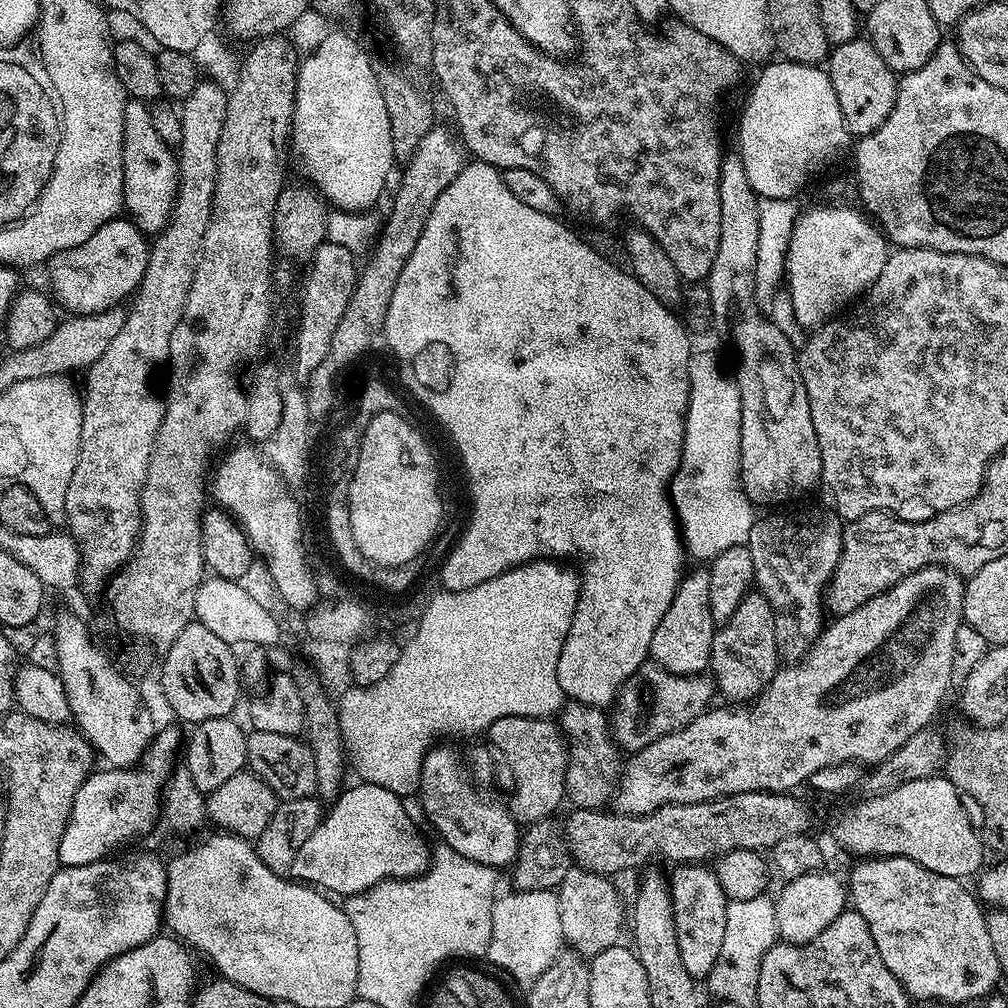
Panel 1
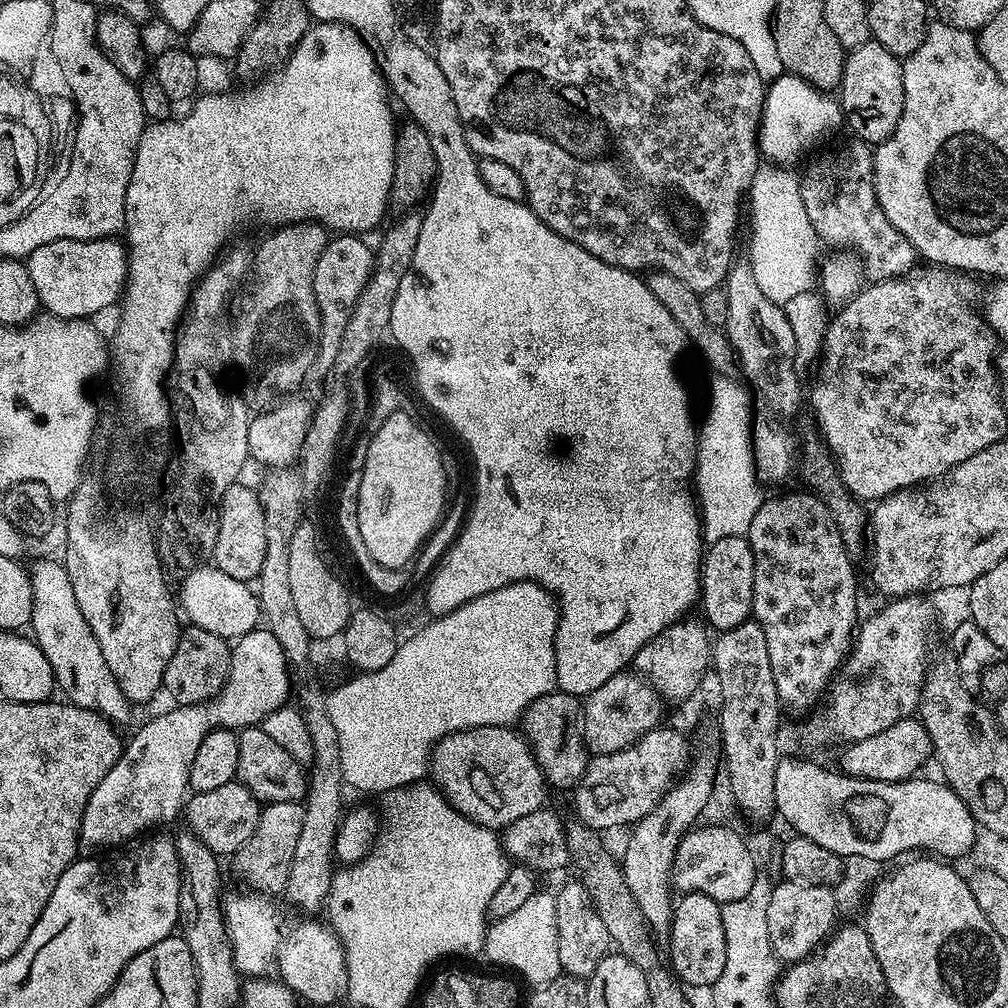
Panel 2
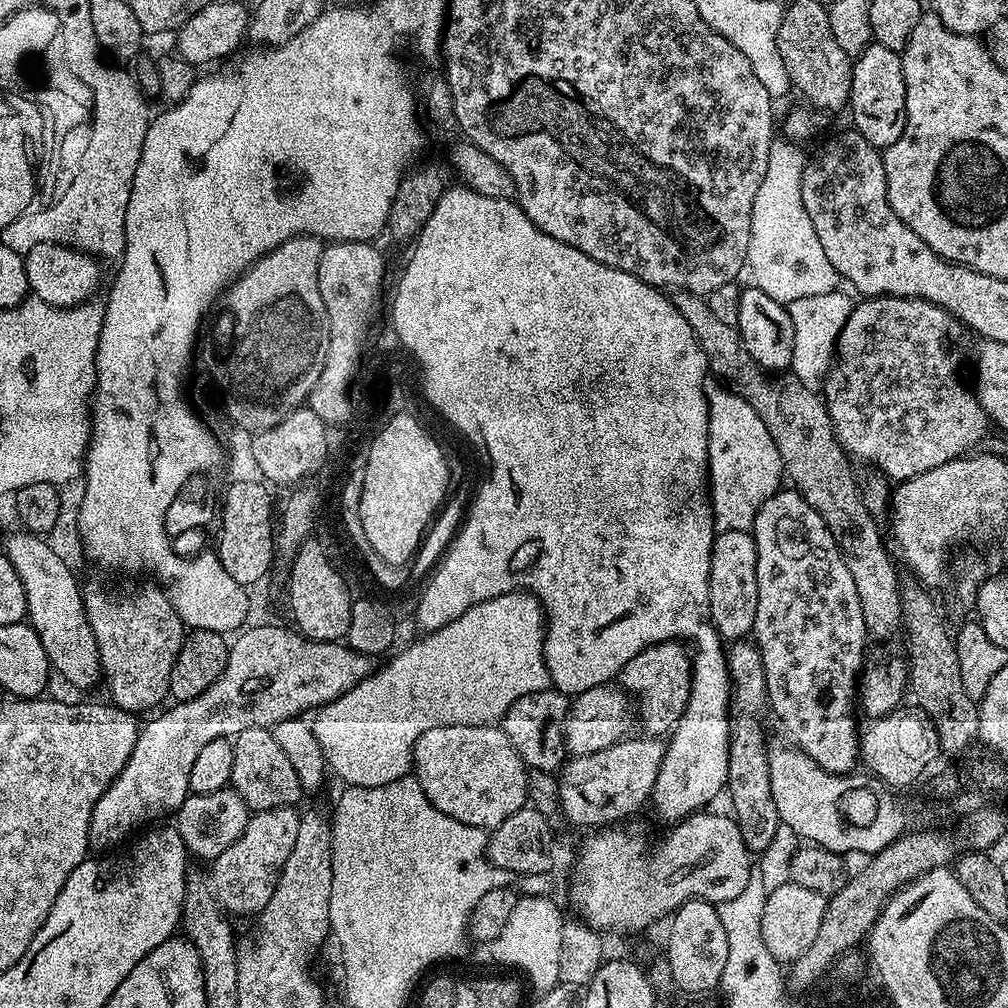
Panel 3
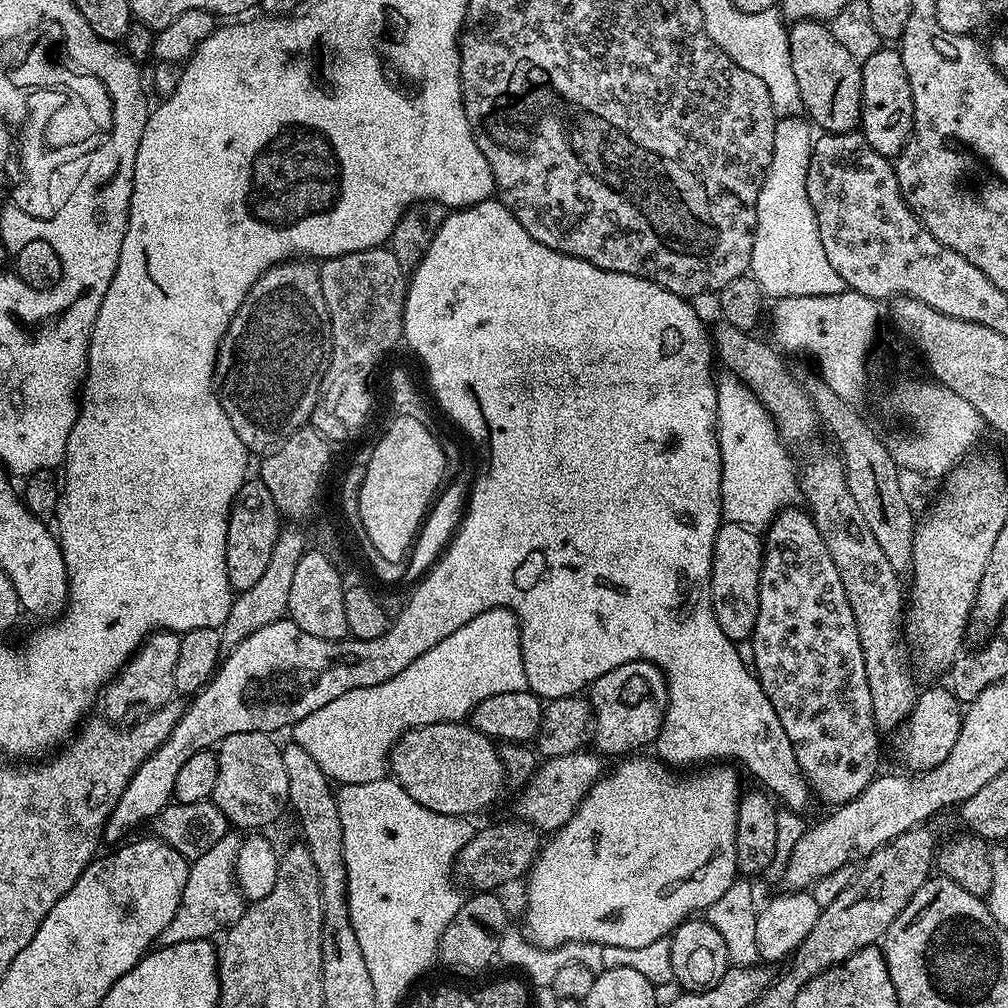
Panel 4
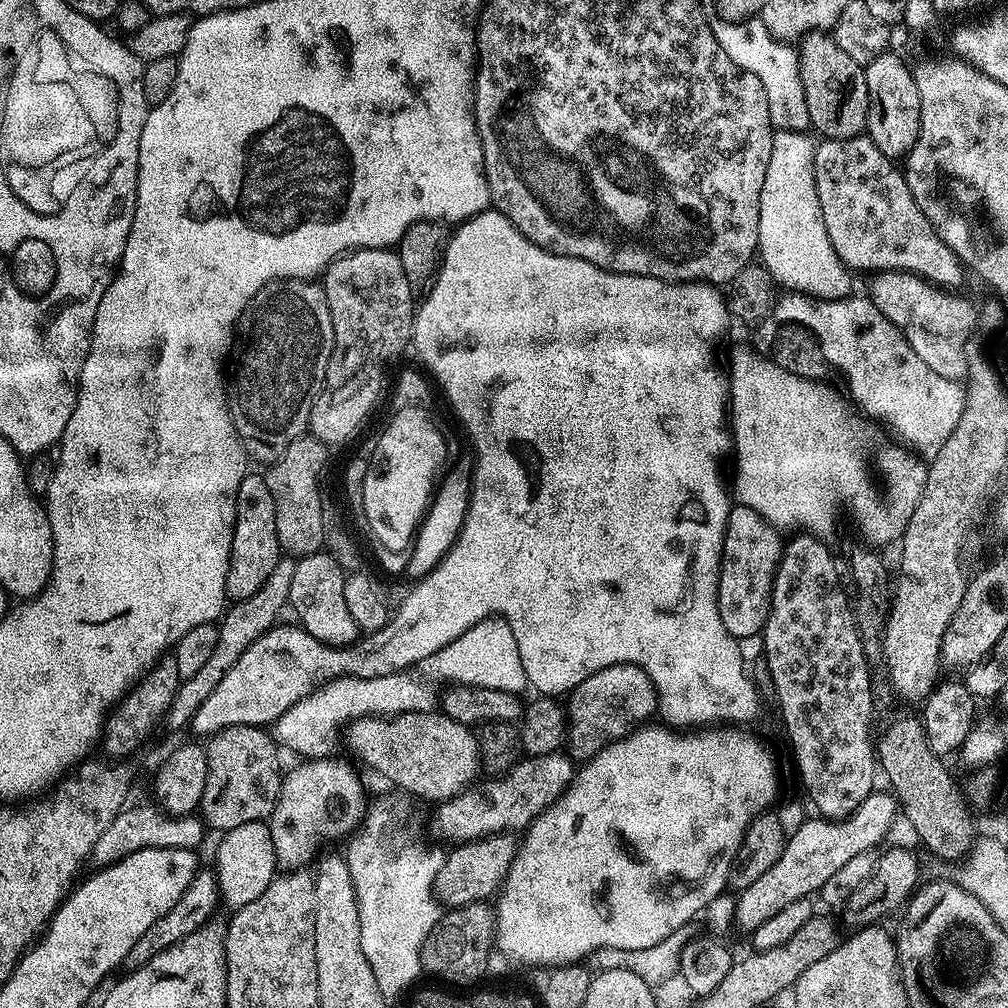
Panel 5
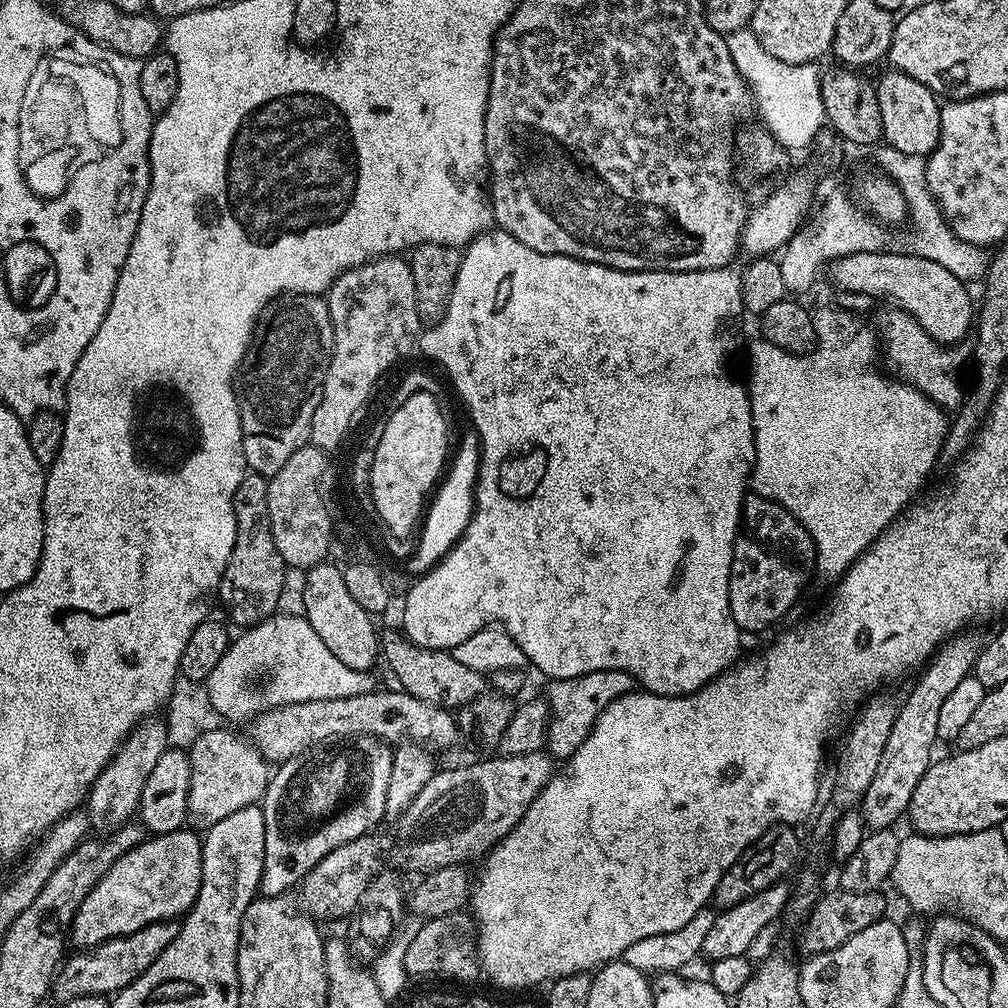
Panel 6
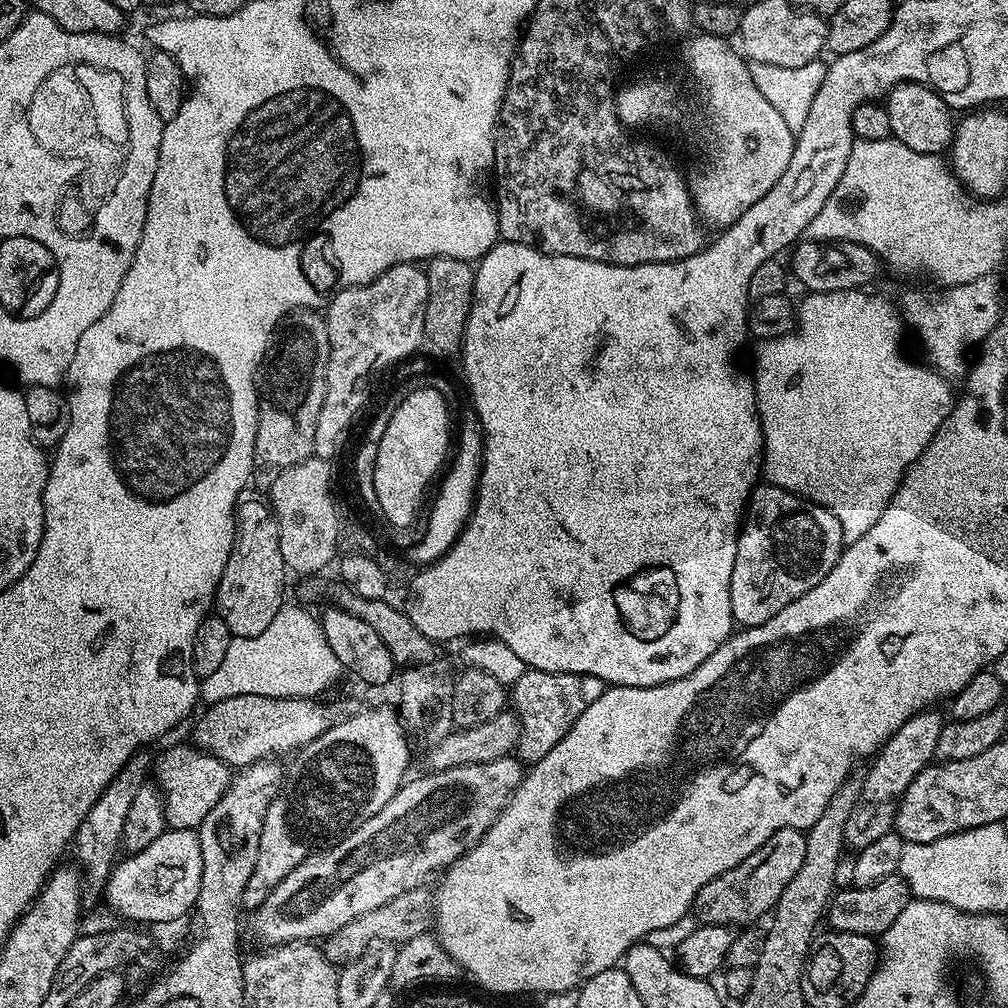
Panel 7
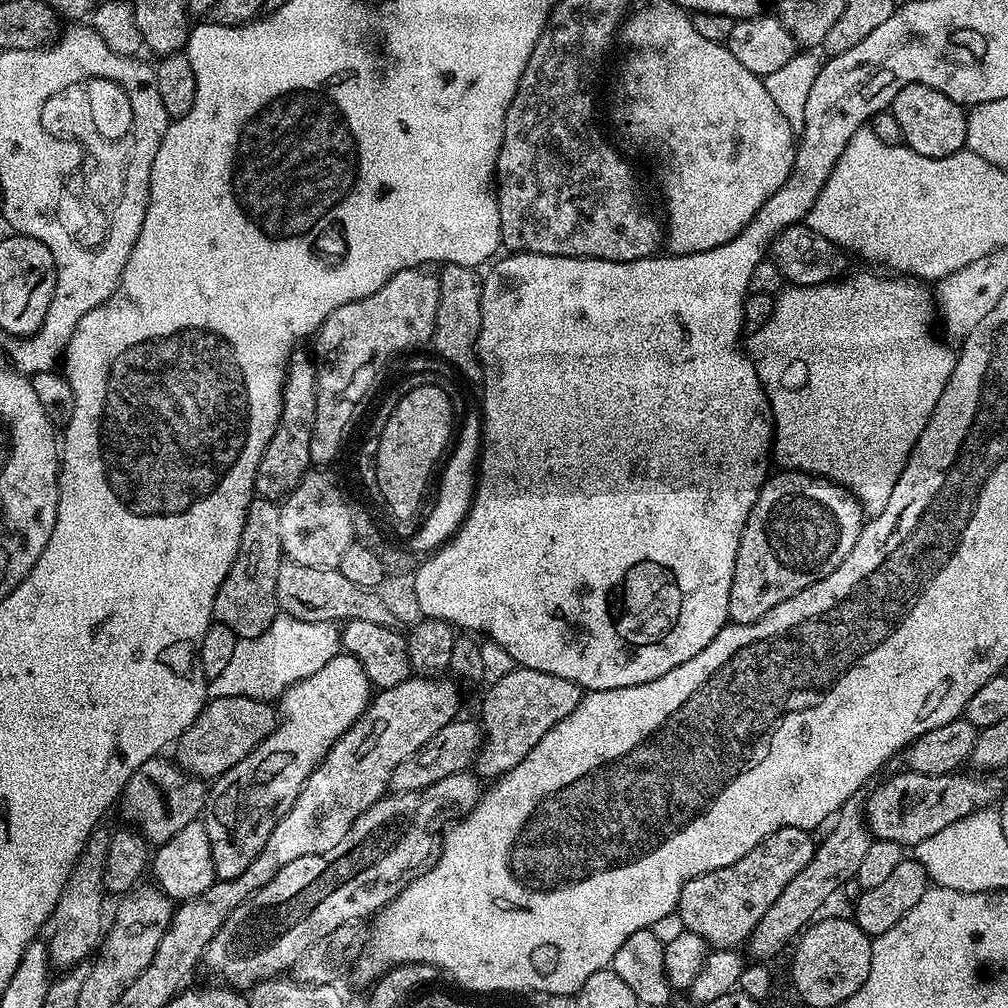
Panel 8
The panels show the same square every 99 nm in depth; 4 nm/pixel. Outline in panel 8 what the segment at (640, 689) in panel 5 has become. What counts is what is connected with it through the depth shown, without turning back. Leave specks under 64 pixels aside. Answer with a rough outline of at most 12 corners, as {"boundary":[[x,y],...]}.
{"boundary":[[519,666],[478,715],[480,778],[514,770],[582,689]]}

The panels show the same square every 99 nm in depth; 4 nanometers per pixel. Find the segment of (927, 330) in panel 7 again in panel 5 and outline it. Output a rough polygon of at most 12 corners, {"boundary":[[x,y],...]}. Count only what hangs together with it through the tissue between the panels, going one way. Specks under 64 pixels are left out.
{"boundary":[[788,290],[774,316],[813,332],[869,417],[935,456],[965,385],[914,354],[867,295]]}

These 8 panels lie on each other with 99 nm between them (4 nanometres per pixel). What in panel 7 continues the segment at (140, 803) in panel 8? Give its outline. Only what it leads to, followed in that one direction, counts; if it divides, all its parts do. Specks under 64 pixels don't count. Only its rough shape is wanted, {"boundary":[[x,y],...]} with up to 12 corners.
{"boundary":[[191,743],[155,757],[165,825],[196,830],[233,773]]}

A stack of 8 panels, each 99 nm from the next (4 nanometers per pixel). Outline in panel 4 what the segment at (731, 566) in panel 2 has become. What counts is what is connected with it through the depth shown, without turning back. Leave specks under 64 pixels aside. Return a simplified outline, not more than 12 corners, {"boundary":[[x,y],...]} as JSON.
{"boundary":[[721,523],[712,605],[722,634],[747,641],[758,618],[764,541]]}

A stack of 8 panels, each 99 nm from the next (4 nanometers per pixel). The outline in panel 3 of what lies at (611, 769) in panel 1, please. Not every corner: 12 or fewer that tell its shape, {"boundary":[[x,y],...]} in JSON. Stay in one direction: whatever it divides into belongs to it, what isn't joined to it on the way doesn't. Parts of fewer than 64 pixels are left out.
{"boundary":[[549,686],[502,721],[529,769],[566,763],[569,697]]}

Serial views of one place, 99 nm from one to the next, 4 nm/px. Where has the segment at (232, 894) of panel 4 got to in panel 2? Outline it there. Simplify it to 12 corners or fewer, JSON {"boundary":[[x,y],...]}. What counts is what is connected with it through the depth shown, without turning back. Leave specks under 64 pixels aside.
{"boundary":[[274,802],[234,853],[262,894],[283,893],[303,803]]}

